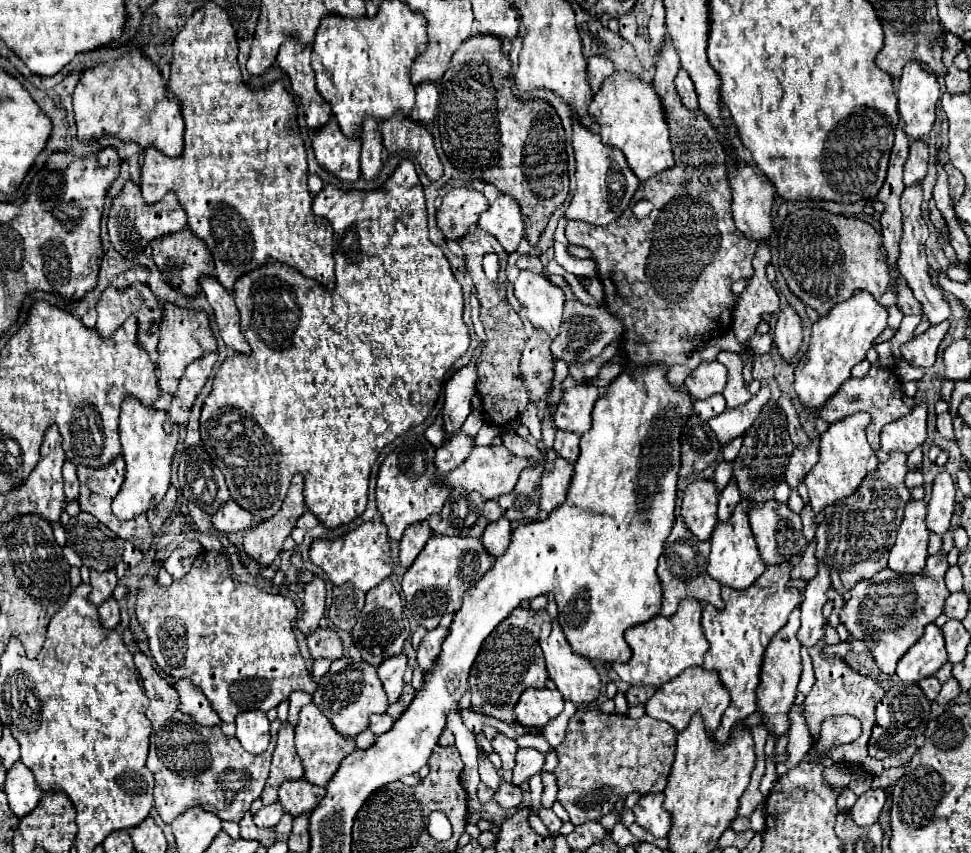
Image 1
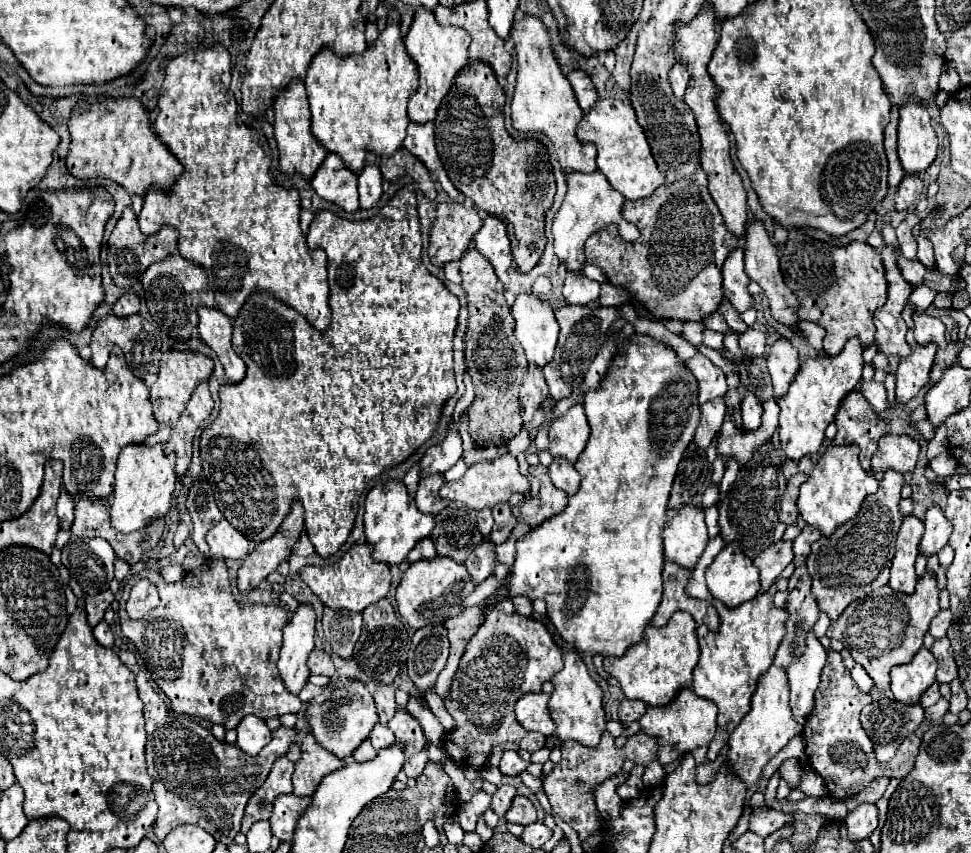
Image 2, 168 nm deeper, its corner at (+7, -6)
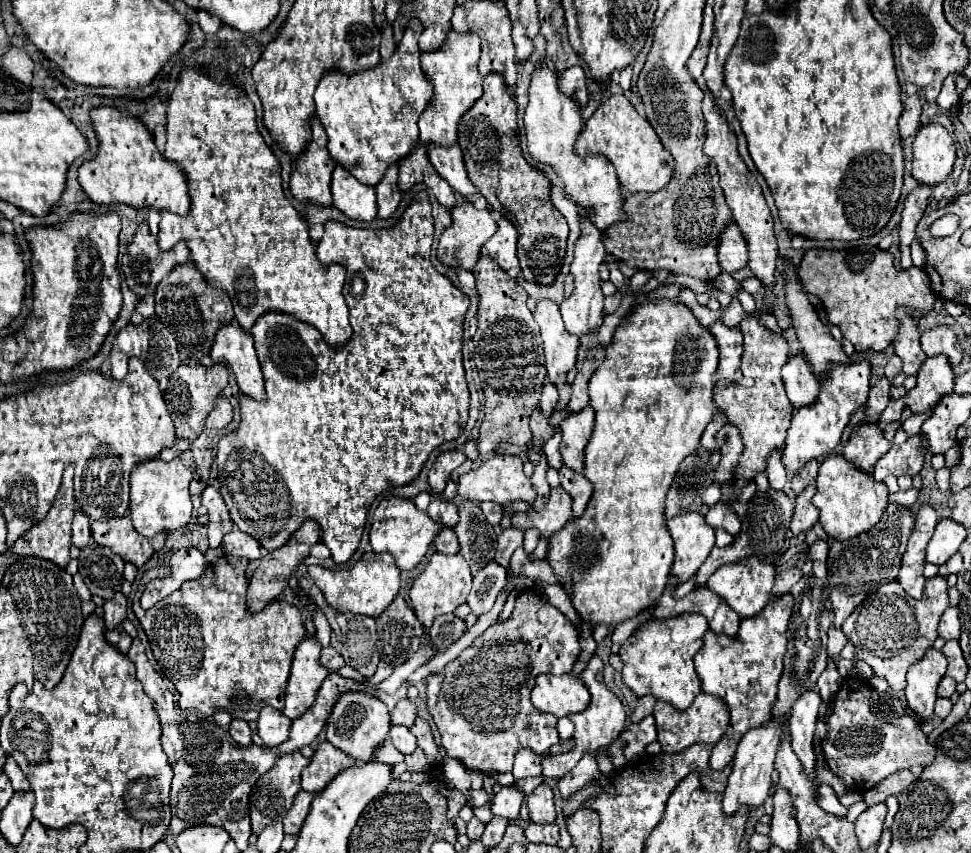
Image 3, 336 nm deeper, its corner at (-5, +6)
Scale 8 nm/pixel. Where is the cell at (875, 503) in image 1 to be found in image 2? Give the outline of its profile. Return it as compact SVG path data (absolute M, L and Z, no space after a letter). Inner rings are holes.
M885 472L879 482L879 490L861 506L857 518L853 518L847 526L837 528L837 532L829 538L819 538L813 544L813 550L807 558L807 572L813 578L813 596L831 620L837 620L849 602L869 596L873 590L885 586L889 582L889 564L895 552L895 538L901 526L899 512L899 492L903 486L903 474Z

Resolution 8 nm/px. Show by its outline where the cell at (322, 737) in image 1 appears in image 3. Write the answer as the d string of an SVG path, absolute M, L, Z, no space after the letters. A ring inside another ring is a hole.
M321 742L309 762L309 766L303 768L301 774L301 788L305 792L321 792L329 780L333 780L333 776L337 776L341 770L355 766L355 760L349 758L345 752L337 750L333 744L329 742Z

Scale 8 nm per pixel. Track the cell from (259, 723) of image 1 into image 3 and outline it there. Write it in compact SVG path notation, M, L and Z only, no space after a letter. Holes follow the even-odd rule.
M263 708L257 724L257 732L265 746L277 746L289 738L291 720L275 708Z

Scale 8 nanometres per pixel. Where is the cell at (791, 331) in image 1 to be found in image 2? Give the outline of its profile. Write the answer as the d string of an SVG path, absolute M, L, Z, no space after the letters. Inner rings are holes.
M777 340L771 346L771 354L767 360L767 368L773 380L773 398L781 398L785 396L785 392L789 390L791 382L795 380L797 372L799 372L799 354L797 350L791 346L789 340Z

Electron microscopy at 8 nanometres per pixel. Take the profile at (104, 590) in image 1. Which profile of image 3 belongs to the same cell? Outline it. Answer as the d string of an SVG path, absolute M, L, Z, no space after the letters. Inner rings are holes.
M115 594L115 598L105 600L103 614L105 614L105 624L109 630L119 626L127 614L127 598L123 594Z

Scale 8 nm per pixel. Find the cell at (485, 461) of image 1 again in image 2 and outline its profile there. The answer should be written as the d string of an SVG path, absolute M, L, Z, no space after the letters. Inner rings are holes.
M503 454L503 456L499 456L491 462L487 460L487 462L479 462L479 464L471 466L463 474L461 480L443 484L441 490L439 490L439 496L447 498L447 500L459 500L459 502L463 502L463 504L467 504L469 508L475 508L475 510L483 510L483 508L493 508L497 504L507 502L517 492L529 494L529 480L525 476L521 476L519 466L517 466L517 458L511 456L511 454Z

